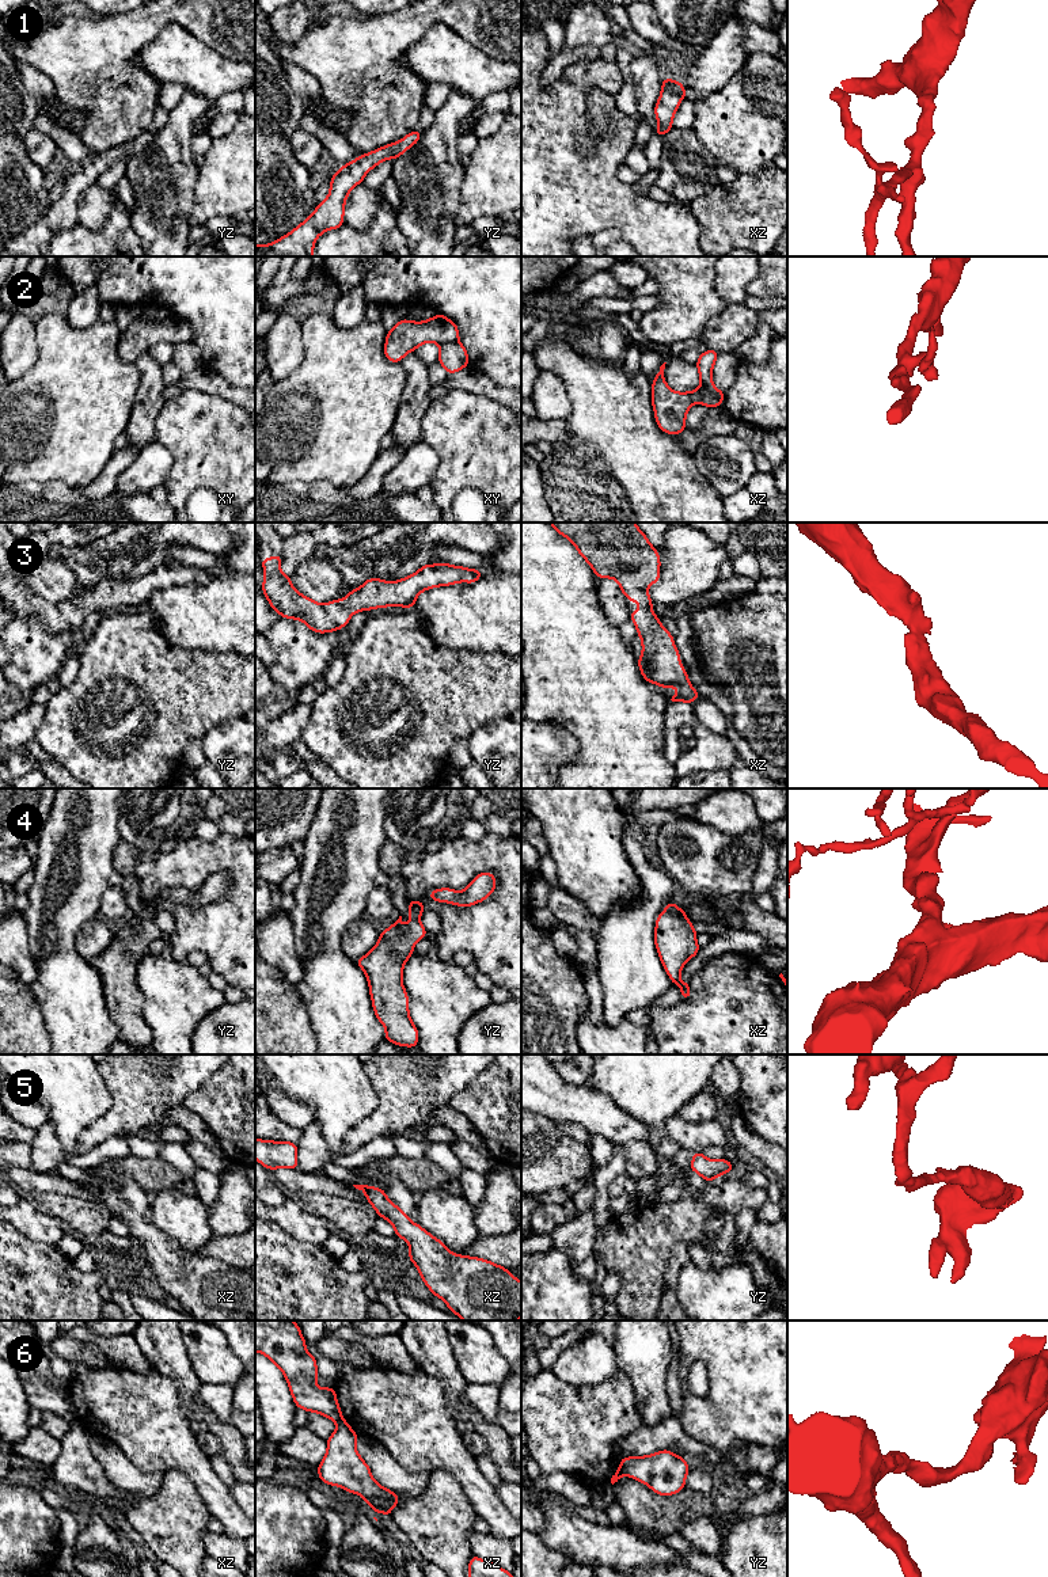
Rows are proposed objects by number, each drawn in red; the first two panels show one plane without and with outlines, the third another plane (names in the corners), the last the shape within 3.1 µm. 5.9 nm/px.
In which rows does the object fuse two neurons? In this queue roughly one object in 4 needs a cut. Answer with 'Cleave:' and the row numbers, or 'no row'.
Cleave: 2, 6

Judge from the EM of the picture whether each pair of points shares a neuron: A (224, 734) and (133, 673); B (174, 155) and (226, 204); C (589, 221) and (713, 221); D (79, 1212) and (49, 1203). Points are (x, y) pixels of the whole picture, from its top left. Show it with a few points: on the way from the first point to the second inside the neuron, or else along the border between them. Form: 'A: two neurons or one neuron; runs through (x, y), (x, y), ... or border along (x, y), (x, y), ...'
A: two neurons; border along (240, 717), (220, 721), (202, 737)
B: two neurons; border along (200, 167), (194, 190), (194, 206), (192, 209)
C: two neurons; border along (690, 211), (698, 223), (699, 242)
D: one neuron; runs through (72, 1212), (56, 1204)

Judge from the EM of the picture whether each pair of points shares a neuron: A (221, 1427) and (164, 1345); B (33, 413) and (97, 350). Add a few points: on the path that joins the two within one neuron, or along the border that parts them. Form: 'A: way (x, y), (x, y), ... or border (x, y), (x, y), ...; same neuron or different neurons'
A: way (200, 1412), (188, 1399), (188, 1380), (178, 1367); same neuron
B: way (49, 398), (80, 367); same neuron

